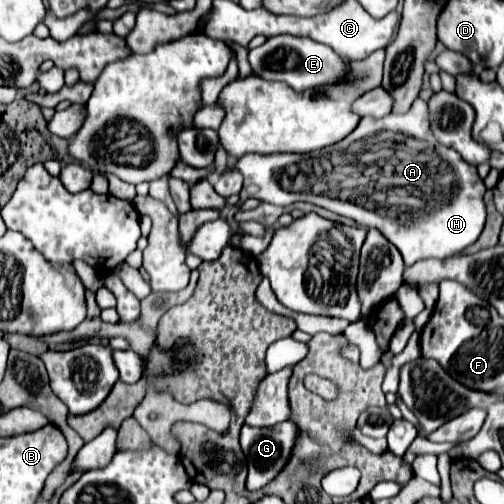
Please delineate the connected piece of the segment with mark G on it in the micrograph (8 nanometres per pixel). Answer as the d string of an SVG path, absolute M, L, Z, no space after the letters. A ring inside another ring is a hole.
M279 422L271 428L243 424L241 448L249 466L249 490L259 490L283 470L287 456L291 456L291 448L295 446L295 434L297 428L291 422Z

